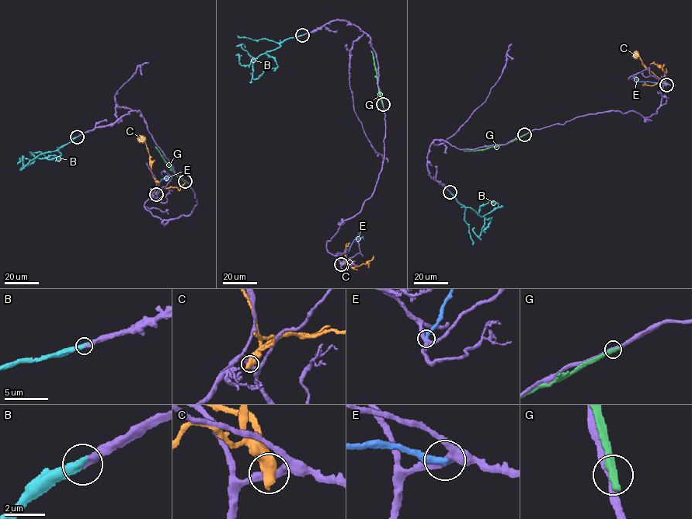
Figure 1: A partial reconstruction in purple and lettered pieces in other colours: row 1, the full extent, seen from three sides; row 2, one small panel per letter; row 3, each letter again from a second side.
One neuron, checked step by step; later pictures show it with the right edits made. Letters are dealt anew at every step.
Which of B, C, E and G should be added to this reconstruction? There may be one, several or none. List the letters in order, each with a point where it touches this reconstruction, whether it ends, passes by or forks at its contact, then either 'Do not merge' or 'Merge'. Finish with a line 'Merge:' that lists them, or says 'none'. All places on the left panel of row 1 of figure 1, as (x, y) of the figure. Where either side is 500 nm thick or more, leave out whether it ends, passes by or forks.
B: Touches purple at (77, 137). It ends there. Merge
C: Touches purple at (155, 193). Do not merge
E: Touches purple at (156, 194). It ends there. Do not merge
G: Touches purple at (185, 181). It ends there. Do not merge
Merge: B

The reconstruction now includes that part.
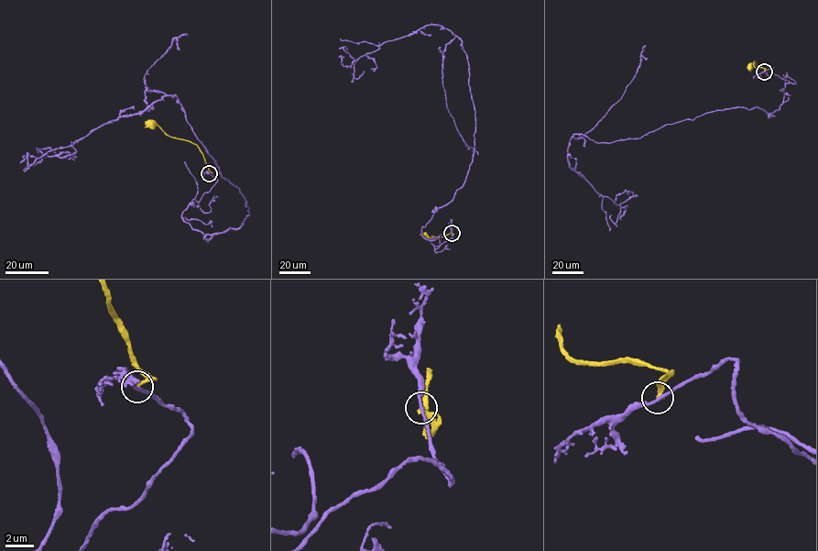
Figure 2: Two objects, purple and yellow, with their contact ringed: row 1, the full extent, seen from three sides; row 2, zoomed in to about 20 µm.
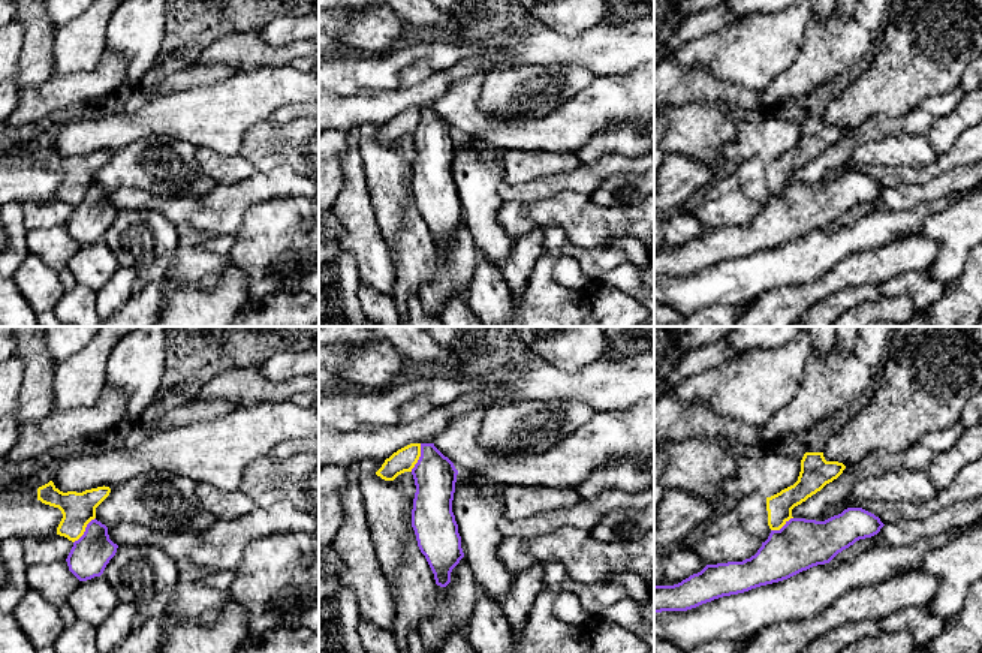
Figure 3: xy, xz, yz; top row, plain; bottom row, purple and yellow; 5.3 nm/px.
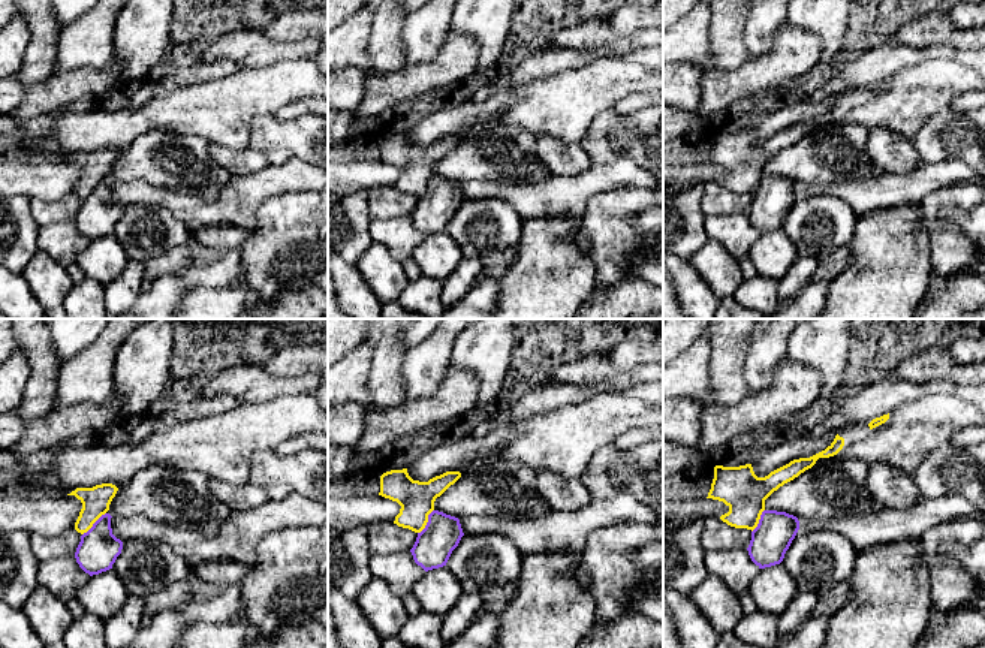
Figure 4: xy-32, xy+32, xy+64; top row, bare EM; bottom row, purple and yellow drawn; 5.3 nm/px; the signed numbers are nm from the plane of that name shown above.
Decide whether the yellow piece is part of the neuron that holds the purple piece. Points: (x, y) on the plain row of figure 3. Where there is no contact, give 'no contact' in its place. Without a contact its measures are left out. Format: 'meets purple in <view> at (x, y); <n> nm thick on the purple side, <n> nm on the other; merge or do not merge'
meets purple in xy at (86, 195); 200 nm thick on the purple side, 180 nm on the other; do not merge

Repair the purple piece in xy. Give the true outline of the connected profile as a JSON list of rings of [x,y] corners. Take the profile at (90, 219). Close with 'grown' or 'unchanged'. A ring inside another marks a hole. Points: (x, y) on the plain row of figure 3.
[[[94,183],[87,189],[84,199],[73,207],[66,223],[69,235],[79,246],[100,241],[117,213],[118,210],[109,204],[108,192]]]; unchanged

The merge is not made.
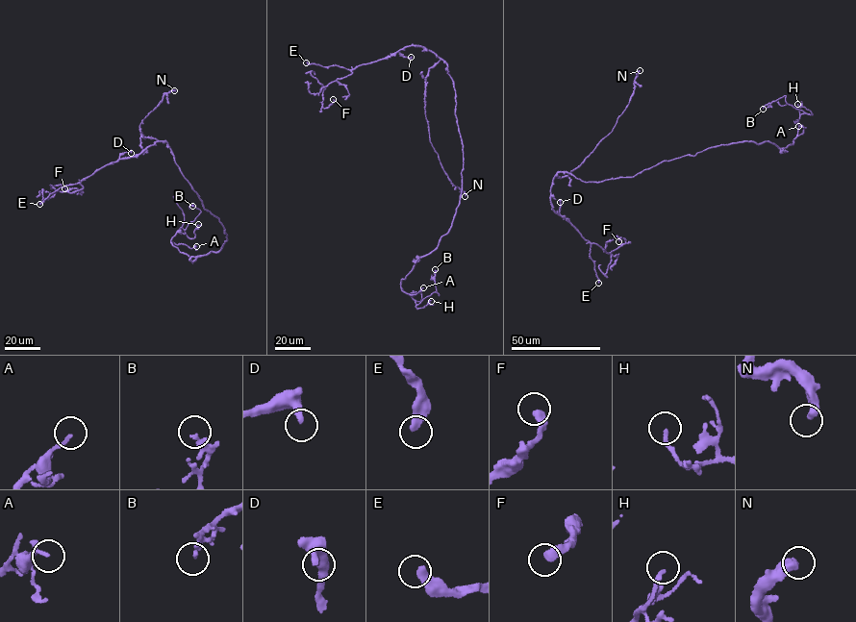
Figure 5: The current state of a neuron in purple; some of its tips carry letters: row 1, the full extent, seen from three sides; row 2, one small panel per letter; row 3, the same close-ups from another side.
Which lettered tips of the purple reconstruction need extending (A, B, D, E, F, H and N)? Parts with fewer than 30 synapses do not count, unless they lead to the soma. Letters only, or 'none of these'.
none of these

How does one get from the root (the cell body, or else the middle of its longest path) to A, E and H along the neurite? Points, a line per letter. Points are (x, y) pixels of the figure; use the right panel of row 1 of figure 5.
A: (642, 171), (663, 161), (737, 142), (767, 141), (781, 149), (803, 133), (805, 127), (798, 126)
E: (642, 171), (596, 182), (585, 182), (565, 172), (554, 177), (552, 208), (590, 243), (598, 283)
H: (642, 171), (737, 142), (786, 147), (797, 136), (800, 114), (812, 114), (797, 104)

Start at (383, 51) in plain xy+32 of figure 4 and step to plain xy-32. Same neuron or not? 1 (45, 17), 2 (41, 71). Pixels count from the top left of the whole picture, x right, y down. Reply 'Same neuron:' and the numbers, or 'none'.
Same neuron: 1, 2

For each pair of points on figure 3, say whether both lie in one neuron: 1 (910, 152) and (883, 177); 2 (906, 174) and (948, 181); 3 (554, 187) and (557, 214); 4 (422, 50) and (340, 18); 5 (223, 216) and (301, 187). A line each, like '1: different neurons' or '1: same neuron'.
1: different neurons
2: different neurons
3: different neurons
4: different neurons
5: same neuron

